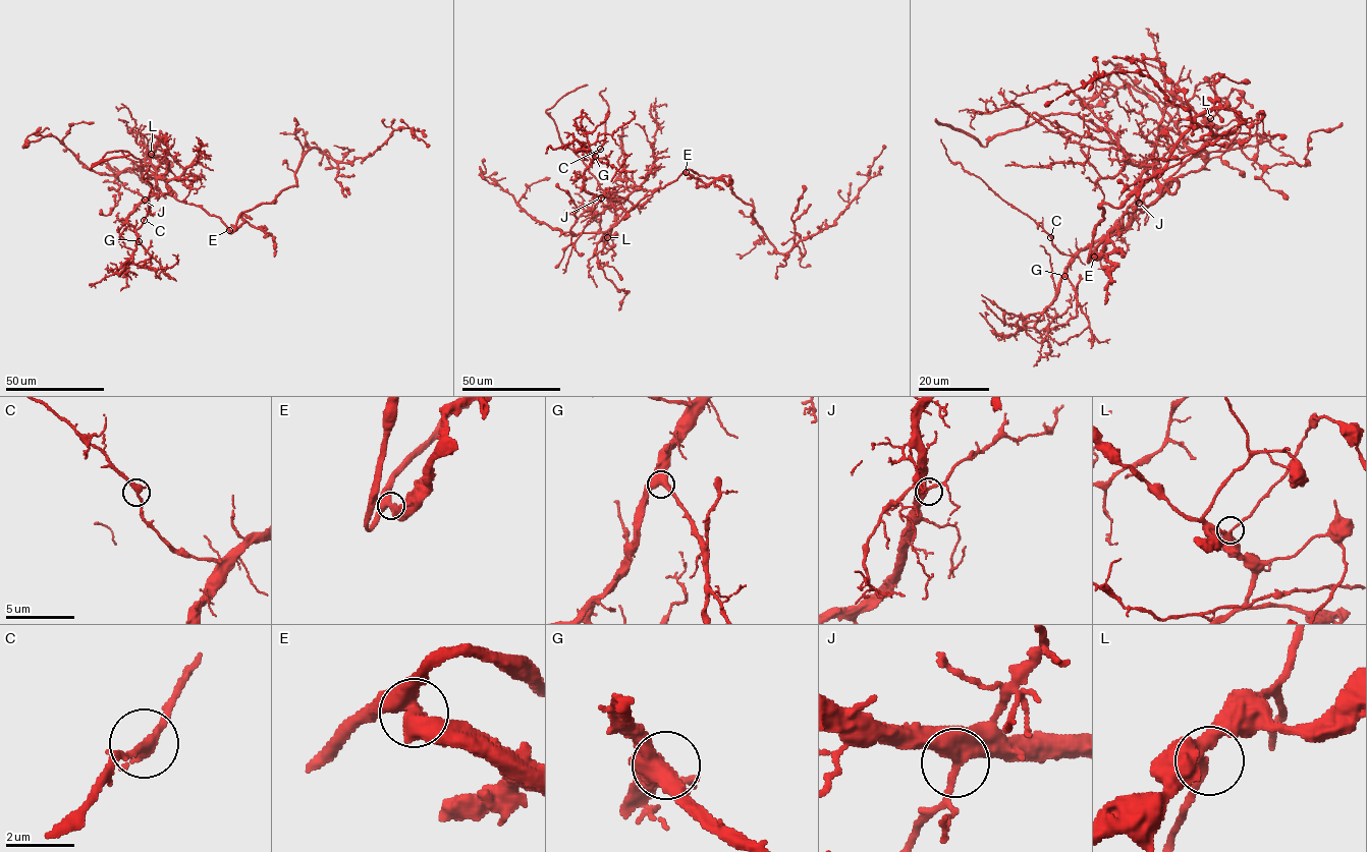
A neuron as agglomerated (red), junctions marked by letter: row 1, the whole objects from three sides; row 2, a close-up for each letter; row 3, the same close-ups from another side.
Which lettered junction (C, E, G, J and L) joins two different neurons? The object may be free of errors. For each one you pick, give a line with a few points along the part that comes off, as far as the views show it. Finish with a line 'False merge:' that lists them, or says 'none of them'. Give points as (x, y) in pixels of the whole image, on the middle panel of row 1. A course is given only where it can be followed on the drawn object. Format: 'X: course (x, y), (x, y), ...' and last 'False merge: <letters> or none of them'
E: course (686, 172), (708, 184), (715, 179), (727, 184), (730, 178)
False merge: E

